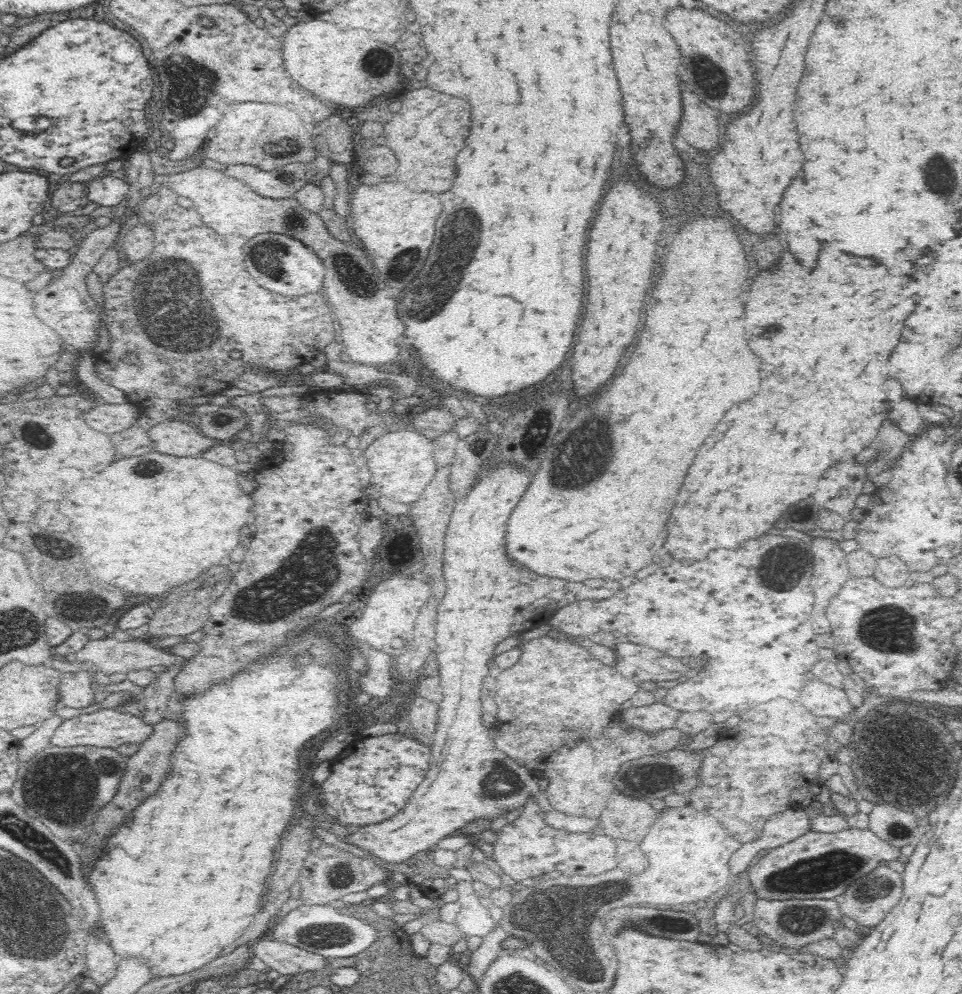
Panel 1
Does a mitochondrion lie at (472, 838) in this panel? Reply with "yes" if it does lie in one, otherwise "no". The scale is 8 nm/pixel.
no

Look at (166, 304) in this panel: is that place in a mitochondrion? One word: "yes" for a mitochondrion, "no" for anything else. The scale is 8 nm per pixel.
yes

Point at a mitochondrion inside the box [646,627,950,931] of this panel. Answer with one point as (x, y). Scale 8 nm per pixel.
(825, 872)

